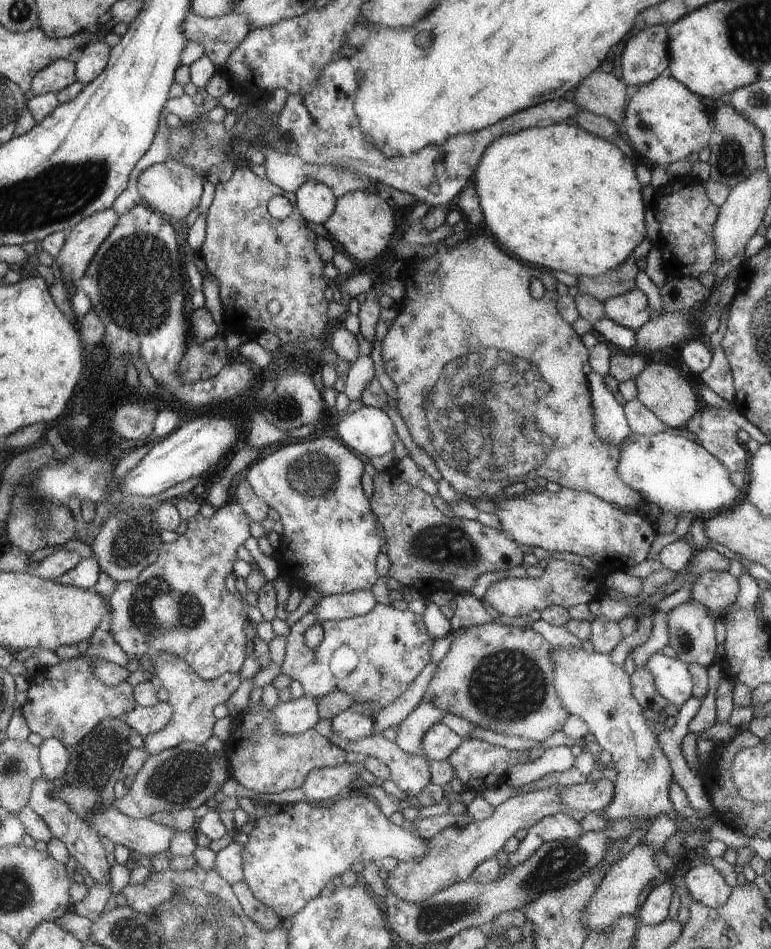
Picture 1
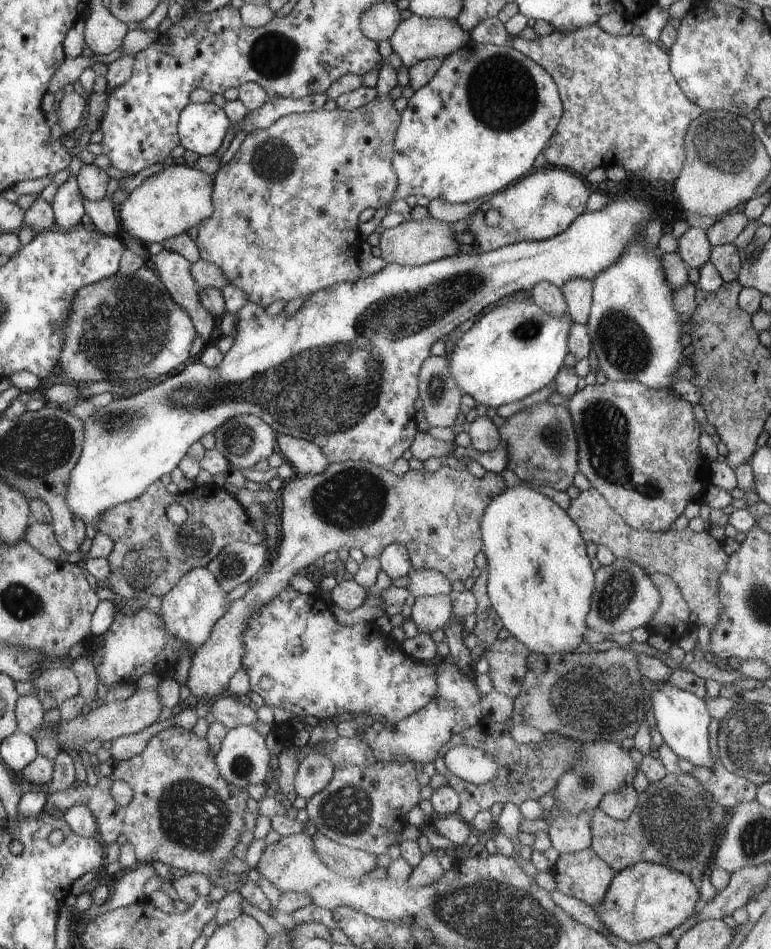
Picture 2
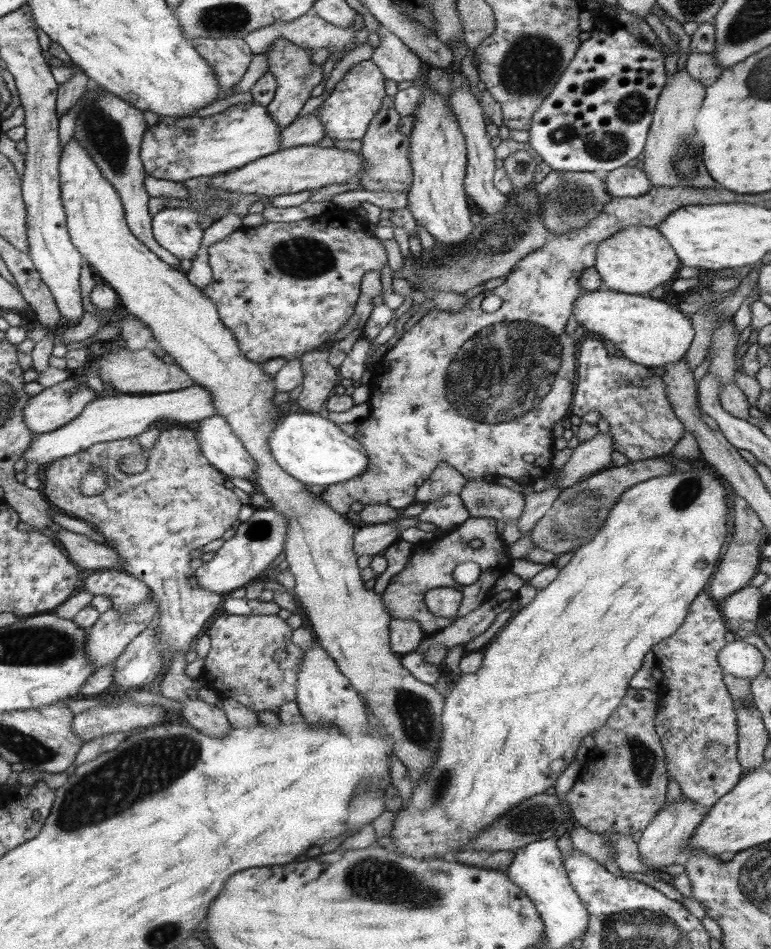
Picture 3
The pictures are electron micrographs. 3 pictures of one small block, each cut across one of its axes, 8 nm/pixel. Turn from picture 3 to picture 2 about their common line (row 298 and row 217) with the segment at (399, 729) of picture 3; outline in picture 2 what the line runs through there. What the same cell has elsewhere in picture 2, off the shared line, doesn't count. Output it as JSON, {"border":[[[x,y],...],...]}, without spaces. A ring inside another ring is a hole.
{"border":[[[165,166],[157,174],[145,178],[119,206],[119,236],[137,238],[143,246],[149,246],[151,242],[161,244],[173,236],[185,234],[189,228],[213,216],[213,186],[215,174],[205,174],[193,166]]]}

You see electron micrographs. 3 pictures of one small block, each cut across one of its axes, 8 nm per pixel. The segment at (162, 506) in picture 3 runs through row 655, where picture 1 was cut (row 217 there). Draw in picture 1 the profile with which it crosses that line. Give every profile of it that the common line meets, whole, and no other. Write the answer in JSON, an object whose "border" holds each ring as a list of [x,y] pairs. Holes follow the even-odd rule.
{"border":[[[167,160],[165,164],[153,164],[145,168],[137,178],[137,190],[141,196],[141,204],[147,204],[155,212],[171,216],[175,220],[185,220],[185,216],[197,206],[201,196],[201,182],[203,178],[195,174],[193,168],[179,160]]]}

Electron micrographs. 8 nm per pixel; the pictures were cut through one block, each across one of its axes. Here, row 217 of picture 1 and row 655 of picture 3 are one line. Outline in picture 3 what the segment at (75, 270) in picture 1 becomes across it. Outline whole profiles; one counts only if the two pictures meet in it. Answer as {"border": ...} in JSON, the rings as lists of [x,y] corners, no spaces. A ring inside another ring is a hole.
{"border":[[[153,594],[127,612],[119,612],[115,608],[103,612],[97,618],[97,622],[87,630],[87,656],[93,660],[93,664],[99,670],[99,666],[105,666],[105,664],[117,660],[143,630],[147,630],[149,626],[155,624],[157,618],[159,618],[159,604],[157,604],[157,598],[153,598]]]}

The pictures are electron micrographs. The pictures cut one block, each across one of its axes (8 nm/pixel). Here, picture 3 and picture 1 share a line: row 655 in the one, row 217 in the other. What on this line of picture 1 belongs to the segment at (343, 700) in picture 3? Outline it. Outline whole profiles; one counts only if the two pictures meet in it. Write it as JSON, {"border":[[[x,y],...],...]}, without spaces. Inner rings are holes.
{"border":[[[307,180],[305,184],[301,184],[295,192],[297,200],[295,200],[295,208],[299,208],[299,212],[315,224],[325,224],[327,218],[335,212],[335,202],[337,196],[333,194],[331,188],[327,188],[321,182],[315,180]]]}

